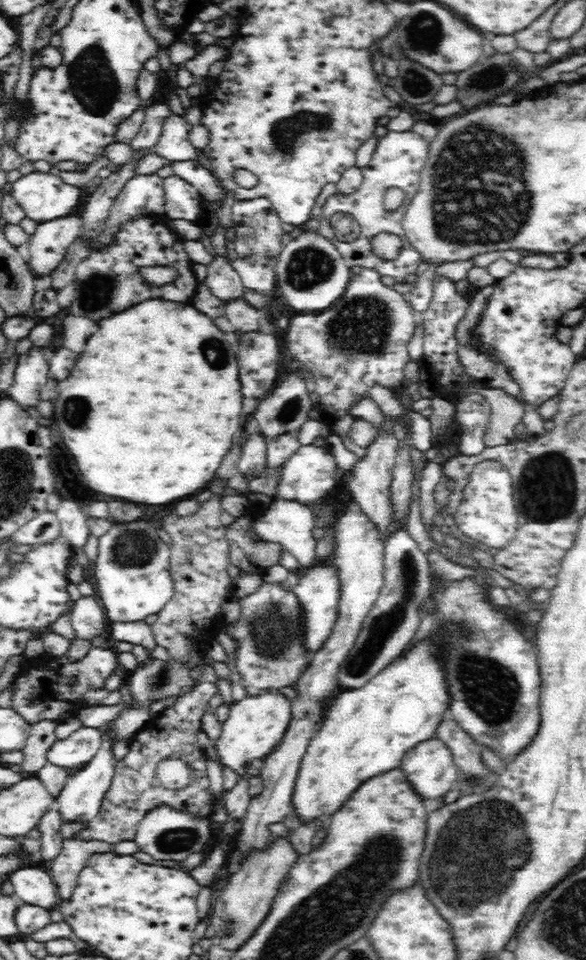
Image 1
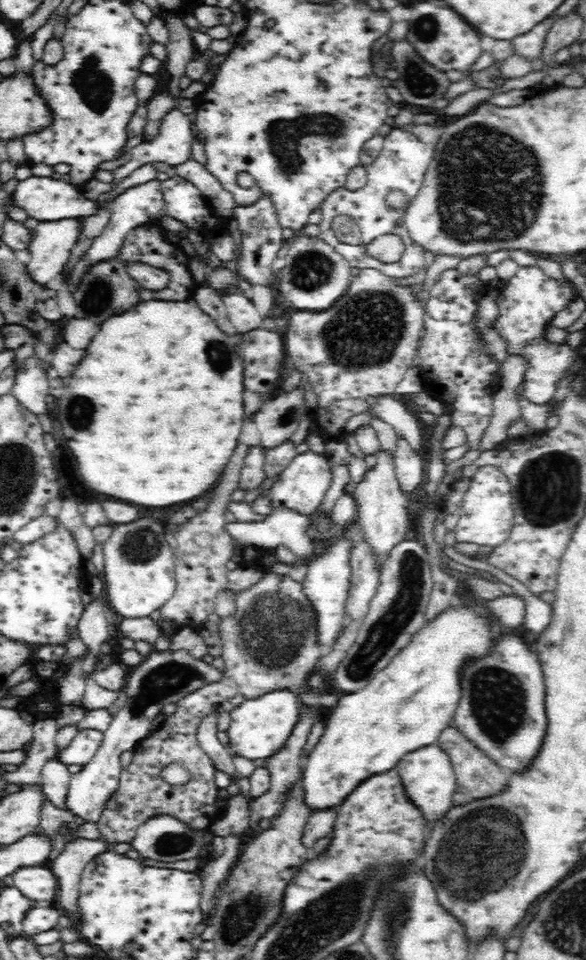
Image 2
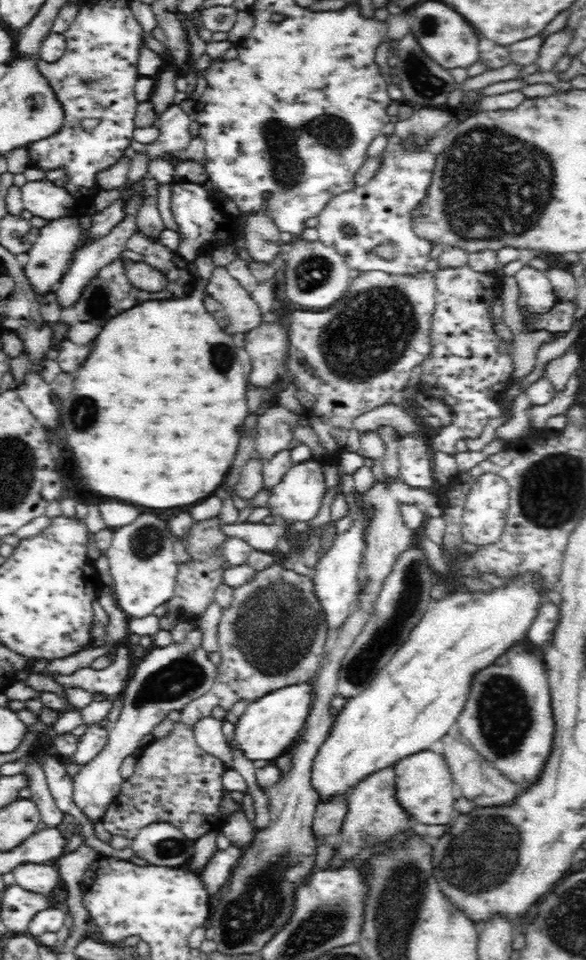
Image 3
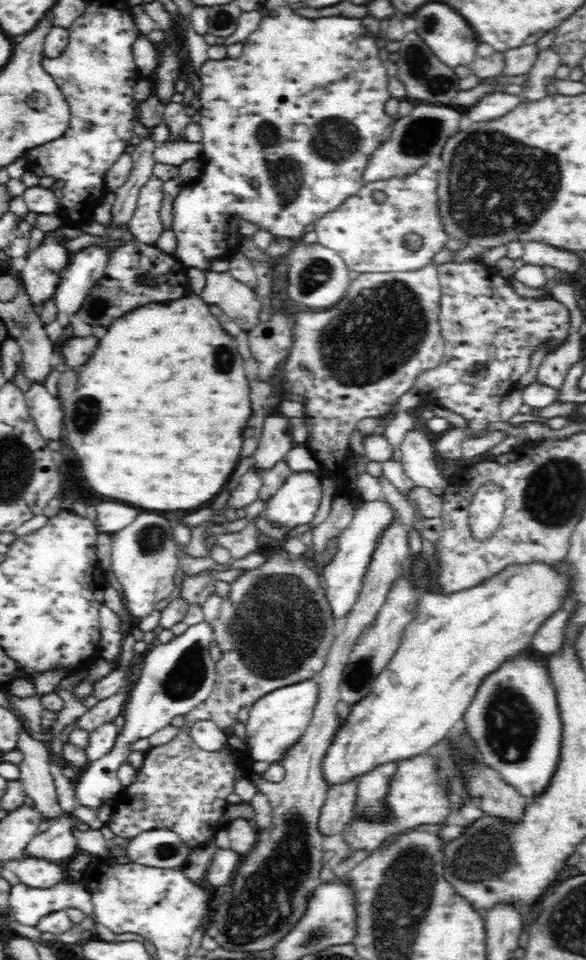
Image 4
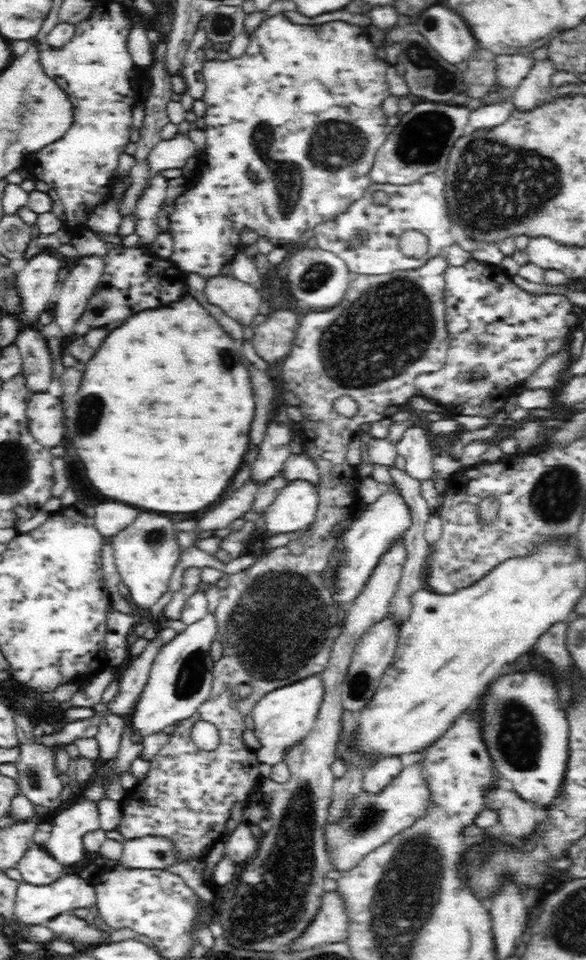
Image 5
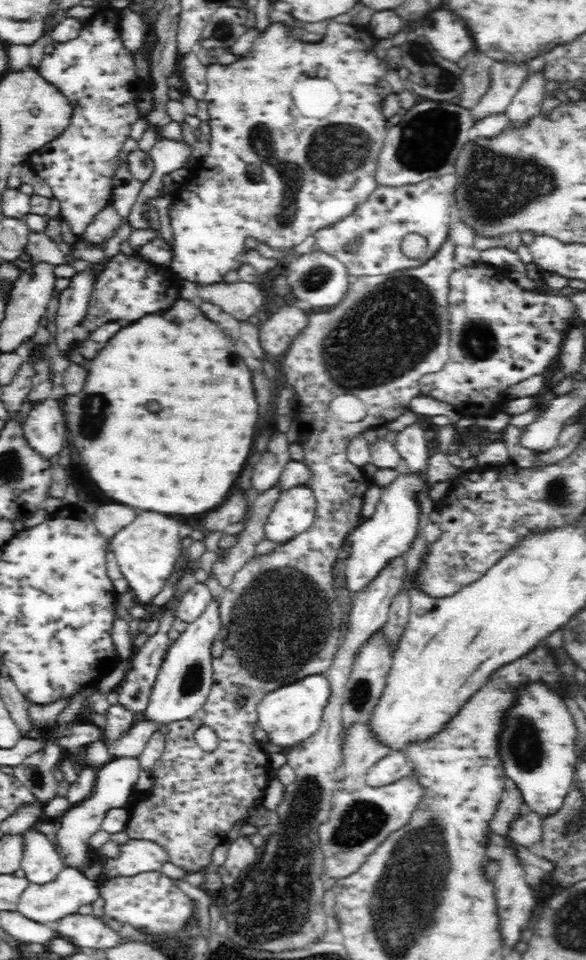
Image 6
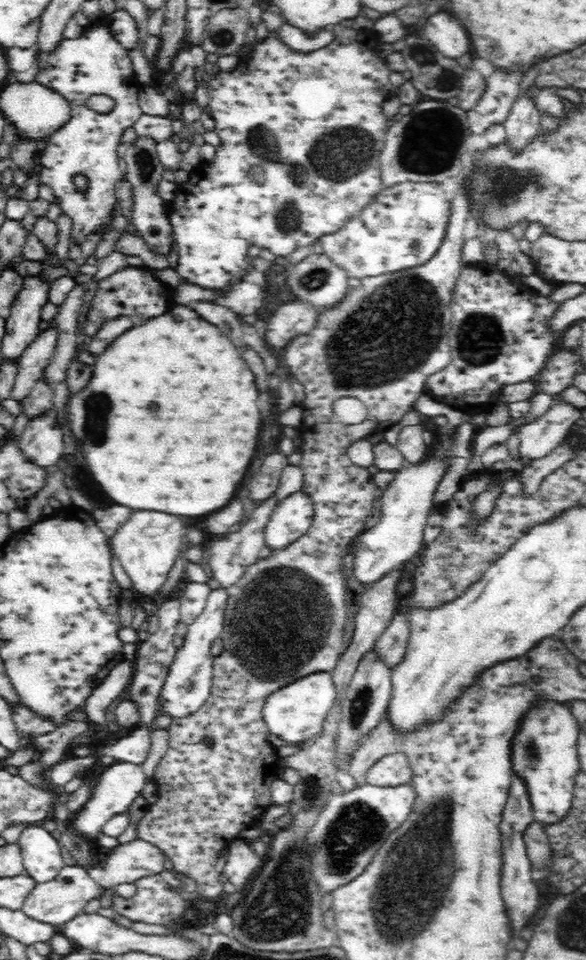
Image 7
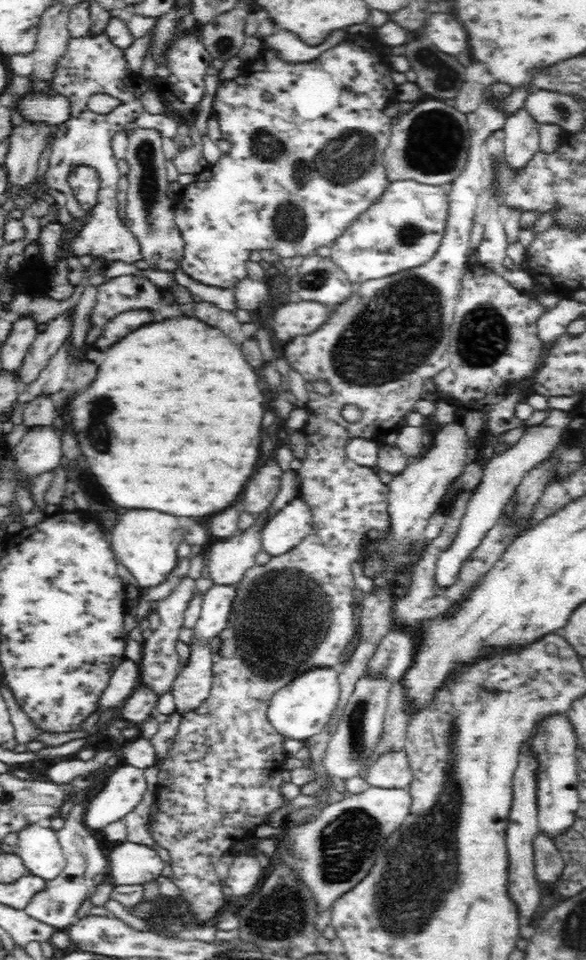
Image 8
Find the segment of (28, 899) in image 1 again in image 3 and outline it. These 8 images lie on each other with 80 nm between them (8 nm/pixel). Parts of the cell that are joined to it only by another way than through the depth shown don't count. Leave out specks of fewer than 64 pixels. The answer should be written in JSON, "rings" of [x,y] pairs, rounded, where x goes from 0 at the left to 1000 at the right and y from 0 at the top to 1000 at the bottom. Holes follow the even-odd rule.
{"rings":[[[43,898],[20,906],[27,921],[44,927],[89,930],[104,924],[102,907],[92,899]]]}

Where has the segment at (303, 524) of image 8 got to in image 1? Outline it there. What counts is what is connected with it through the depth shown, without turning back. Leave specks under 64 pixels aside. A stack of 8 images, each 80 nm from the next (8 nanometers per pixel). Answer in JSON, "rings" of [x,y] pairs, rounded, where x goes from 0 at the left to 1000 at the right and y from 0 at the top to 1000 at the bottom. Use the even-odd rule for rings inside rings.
{"rings":[[[514,464],[495,479],[476,489],[474,505],[466,521],[478,520],[488,523],[505,523],[515,527],[532,528],[546,519],[555,520],[561,510],[578,504],[572,477],[549,465]]]}

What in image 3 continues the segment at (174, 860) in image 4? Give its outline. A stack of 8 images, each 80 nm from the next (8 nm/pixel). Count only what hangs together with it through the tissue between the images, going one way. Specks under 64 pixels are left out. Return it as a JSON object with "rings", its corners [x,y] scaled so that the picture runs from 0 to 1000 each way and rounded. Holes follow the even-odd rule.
{"rings":[[[270,856],[270,858],[256,858],[256,860],[242,863],[235,870],[225,874],[224,883],[229,885],[230,892],[249,896],[253,900],[297,904],[311,903],[319,898],[328,892],[331,880],[331,876],[314,873],[314,870],[294,858]]]}

